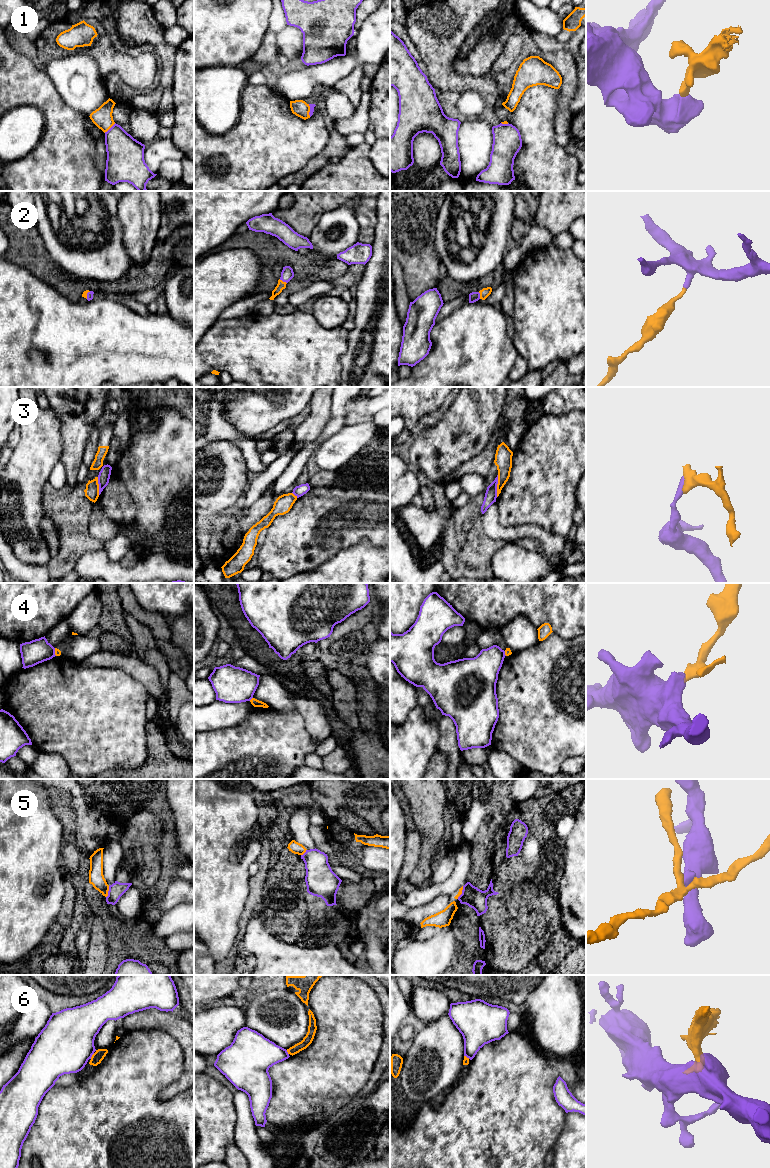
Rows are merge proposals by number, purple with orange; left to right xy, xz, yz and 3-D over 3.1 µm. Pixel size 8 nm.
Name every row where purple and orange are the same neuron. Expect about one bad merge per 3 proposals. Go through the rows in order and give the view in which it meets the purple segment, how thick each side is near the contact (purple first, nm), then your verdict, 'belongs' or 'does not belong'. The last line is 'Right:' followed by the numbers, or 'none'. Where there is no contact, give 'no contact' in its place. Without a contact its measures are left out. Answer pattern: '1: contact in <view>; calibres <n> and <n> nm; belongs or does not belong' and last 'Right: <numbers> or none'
1: contact in xy; calibres 300 and 160 nm; does not belong
2: contact in xz; calibres 100 and 70 nm; belongs
3: contact in yz; calibres 100 and 140 nm; does not belong
4: contact in xz; calibres 300 and 60 nm; does not belong
5: contact in xy; calibres 120 and 120 nm; does not belong
6: contact in xy; calibres 440 and 90 nm; does not belong
Right: 2

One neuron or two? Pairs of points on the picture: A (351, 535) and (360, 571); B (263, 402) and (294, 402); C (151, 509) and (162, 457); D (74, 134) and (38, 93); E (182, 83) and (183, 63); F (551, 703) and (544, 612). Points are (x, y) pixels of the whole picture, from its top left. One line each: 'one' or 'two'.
A: two
B: one
C: one
D: one
E: one
F: two

